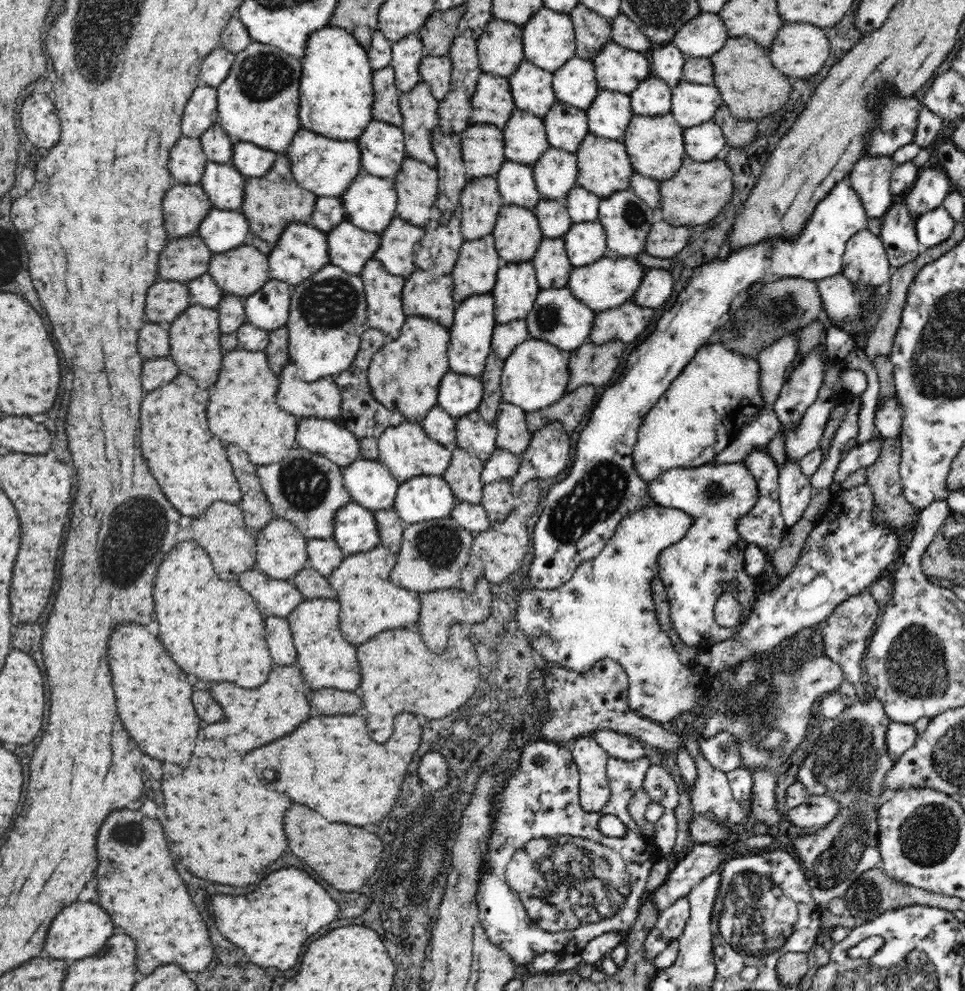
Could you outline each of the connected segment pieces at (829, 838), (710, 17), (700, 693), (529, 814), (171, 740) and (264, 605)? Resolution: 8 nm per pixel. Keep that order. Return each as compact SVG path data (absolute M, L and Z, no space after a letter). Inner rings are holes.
M876 696L863 703L856 700L840 716L822 722L822 736L798 770L797 780L806 787L808 794L827 794L835 798L841 804L841 813L815 833L793 831L782 833L782 844L795 848L799 863L803 866L808 879L811 895L821 910L828 910L828 903L832 898L843 897L846 890L863 872L876 867L881 868L876 802L881 800L884 776L894 766L896 759L888 755L886 730L890 719L885 714L882 704Z
M702 13L692 22L688 22L673 38L672 44L679 48L687 57L710 58L724 48L724 43L730 38L722 18L716 14Z
M658 505L625 516L614 536L600 554L580 564L574 576L562 586L550 590L529 589L517 598L517 622L525 632L532 648L550 662L558 662L578 674L588 672L599 660L609 658L624 667L628 675L628 705L643 718L663 724L677 716L698 714L705 706L710 680L715 676L700 675L692 662L682 662L673 640L661 629L652 581L659 576L660 553L676 544L692 526L692 517L681 510Z
M540 740L540 742L534 742L534 744L526 744L524 750L521 750L520 763L516 772L507 780L507 787L497 796L497 806L501 808L499 815L497 816L497 823L493 830L493 835L489 840L487 853L485 854L485 860L487 863L483 864L483 869L480 873L480 882L477 890L477 904L478 904L478 917L480 917L480 923L482 927L486 929L486 935L488 939L498 945L500 949L506 951L511 957L513 962L517 966L524 966L528 962L532 962L536 956L545 953L553 952L559 956L563 955L575 955L580 954L588 942L592 942L594 938L602 936L604 934L615 934L615 936L621 936L621 945L626 944L628 936L630 936L630 929L634 928L636 924L636 918L640 914L640 908L643 905L644 898L642 894L645 891L646 883L648 882L648 876L650 876L650 870L656 862L662 860L665 856L663 852L655 846L652 838L647 837L642 833L638 823L631 817L628 810L628 803L631 801L632 796L636 790L643 786L645 781L645 774L648 767L651 765L648 757L636 759L635 761L623 761L618 758L611 757L607 762L606 776L608 784L611 790L611 796L606 803L606 806L602 810L595 813L584 812L580 801L578 799L579 794L579 768L576 762L574 762L573 754L561 743L548 740ZM603 814L615 814L626 825L626 835L622 837L622 840L616 841L610 836L605 836L598 831L598 820L602 818ZM558 835L579 836L580 838L592 839L600 850L594 850L594 852L606 852L606 846L612 847L618 854L621 854L622 860L625 860L626 872L630 873L631 878L631 892L627 896L627 900L618 910L614 910L610 919L608 914L604 914L606 919L596 922L594 924L580 925L578 929L560 931L560 932L547 932L547 930L540 929L538 924L528 917L528 912L522 906L520 897L513 888L508 884L505 877L507 864L513 857L513 854L519 848L524 848L524 845L532 839L550 838Z
M138 624L120 626L120 632L108 642L107 658L112 668L118 714L128 734L148 756L160 762L186 766L200 730L200 718L192 706L192 686L186 674L172 662L162 642Z
M256 569L242 573L236 583L246 592L250 592L258 604L258 610L264 616L288 618L288 615L305 600L291 580L270 578Z

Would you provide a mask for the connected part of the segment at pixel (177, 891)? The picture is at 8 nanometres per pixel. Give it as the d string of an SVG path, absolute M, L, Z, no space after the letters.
M116 810L102 824L96 848L100 858L100 866L96 872L100 898L94 902L100 902L100 906L104 906L104 910L112 916L114 924L118 928L124 928L124 932L134 938L138 946L138 956L136 956L138 972L152 974L152 970L156 970L156 966L162 964L180 964L190 975L196 974L196 970L198 972L204 970L212 962L212 944L208 936L208 926L200 918L200 912L196 910L184 886L184 880L174 868L160 822L146 818L138 810Z

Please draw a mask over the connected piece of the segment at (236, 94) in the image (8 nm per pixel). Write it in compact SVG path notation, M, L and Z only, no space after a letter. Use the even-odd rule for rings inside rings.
M252 41L242 52L235 54L230 74L218 86L218 122L235 141L251 142L275 153L286 153L292 139L302 128L299 117L301 59L286 54L272 45Z

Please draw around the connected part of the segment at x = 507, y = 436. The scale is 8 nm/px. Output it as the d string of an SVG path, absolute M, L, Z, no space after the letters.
M504 402L499 404L494 425L498 430L498 449L508 450L518 456L526 452L533 435L528 429L526 417L527 412L520 406Z

